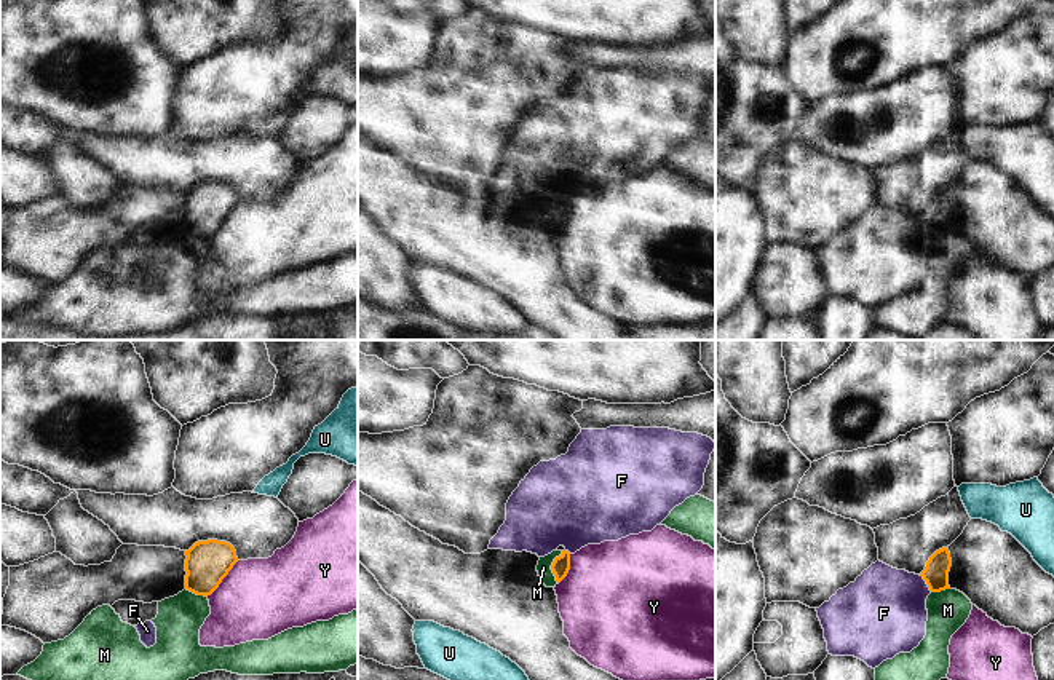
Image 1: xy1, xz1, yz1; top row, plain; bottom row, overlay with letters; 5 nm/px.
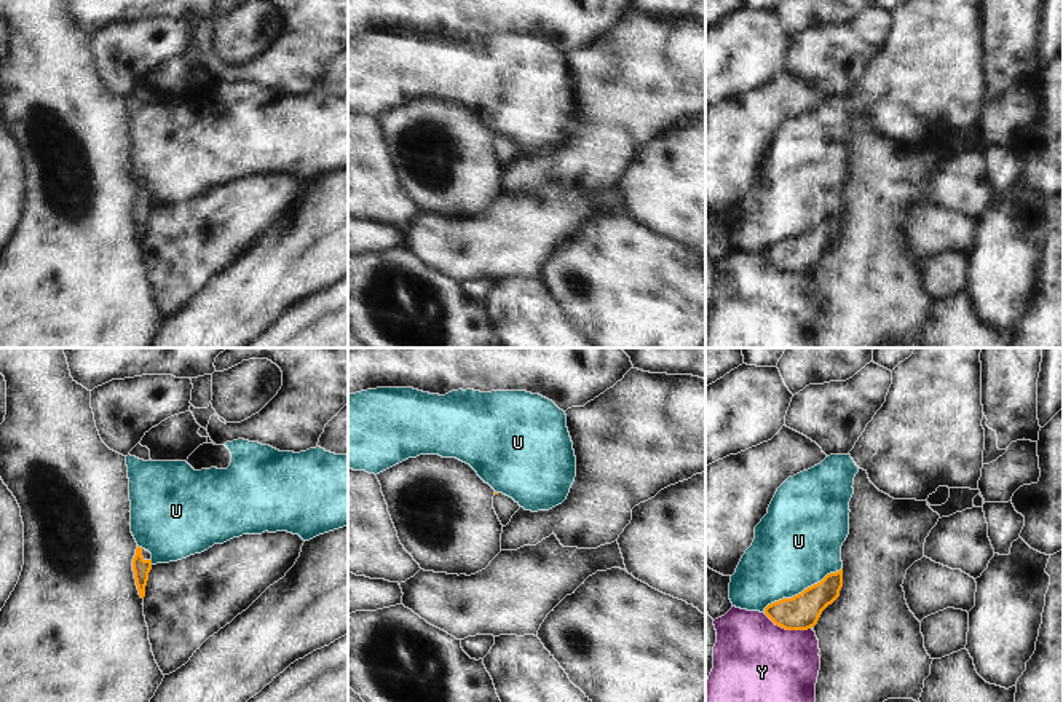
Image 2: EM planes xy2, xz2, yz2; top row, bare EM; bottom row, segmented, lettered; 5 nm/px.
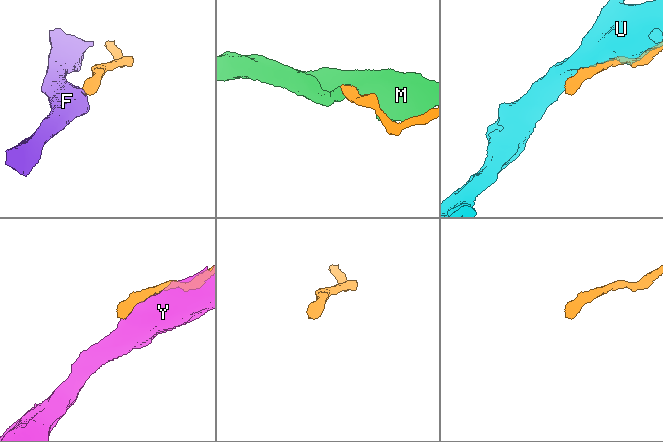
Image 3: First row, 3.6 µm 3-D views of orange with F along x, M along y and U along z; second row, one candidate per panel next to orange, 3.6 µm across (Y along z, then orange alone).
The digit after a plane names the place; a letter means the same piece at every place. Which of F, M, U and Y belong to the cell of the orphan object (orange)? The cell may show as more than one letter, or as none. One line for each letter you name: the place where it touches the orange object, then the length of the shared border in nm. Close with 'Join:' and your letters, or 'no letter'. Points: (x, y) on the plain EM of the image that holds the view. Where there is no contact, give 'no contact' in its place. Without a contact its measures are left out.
Join: no letter

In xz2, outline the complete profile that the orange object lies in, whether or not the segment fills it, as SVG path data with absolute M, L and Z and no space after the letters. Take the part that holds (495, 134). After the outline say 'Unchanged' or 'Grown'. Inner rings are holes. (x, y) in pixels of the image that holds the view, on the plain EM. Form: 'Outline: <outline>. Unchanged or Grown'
Outline: M495 134L493 152L501 168L506 169L511 164L512 158L520 152L520 148L512 140Z. Grown

